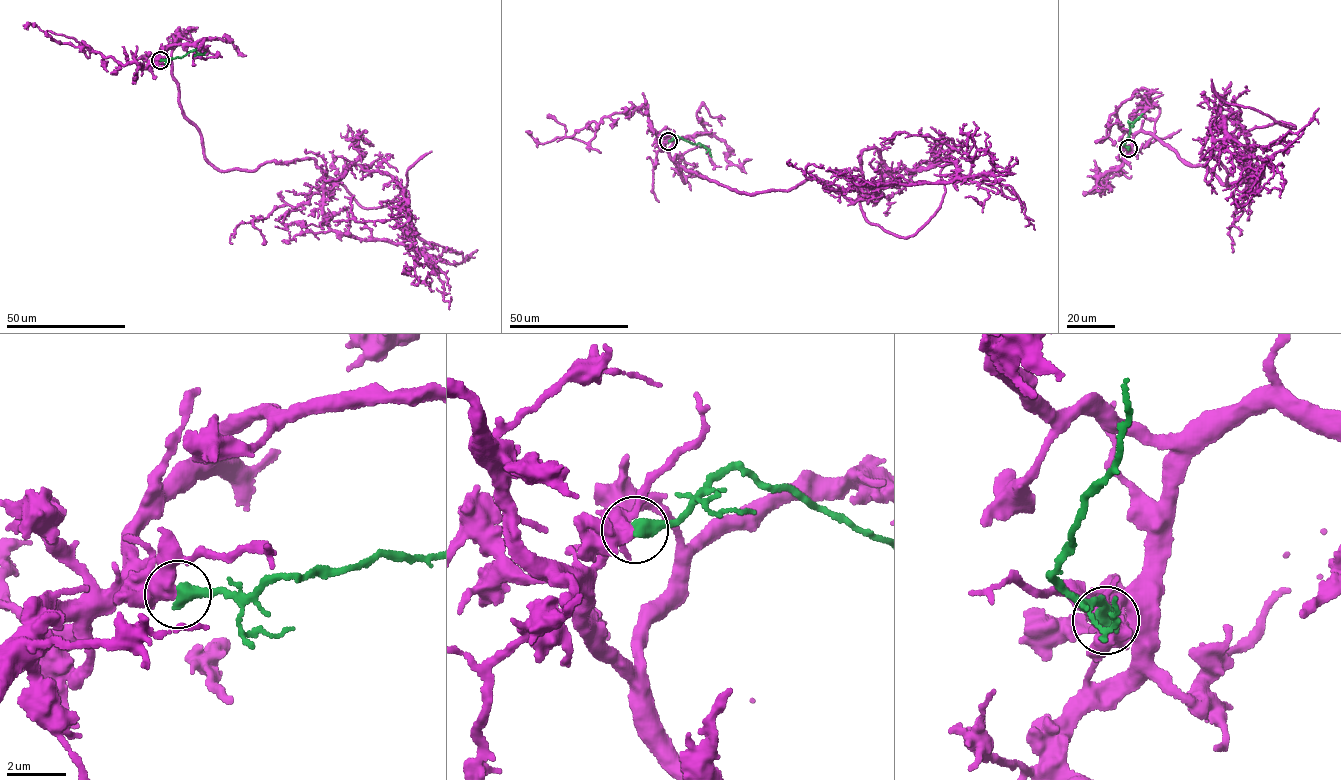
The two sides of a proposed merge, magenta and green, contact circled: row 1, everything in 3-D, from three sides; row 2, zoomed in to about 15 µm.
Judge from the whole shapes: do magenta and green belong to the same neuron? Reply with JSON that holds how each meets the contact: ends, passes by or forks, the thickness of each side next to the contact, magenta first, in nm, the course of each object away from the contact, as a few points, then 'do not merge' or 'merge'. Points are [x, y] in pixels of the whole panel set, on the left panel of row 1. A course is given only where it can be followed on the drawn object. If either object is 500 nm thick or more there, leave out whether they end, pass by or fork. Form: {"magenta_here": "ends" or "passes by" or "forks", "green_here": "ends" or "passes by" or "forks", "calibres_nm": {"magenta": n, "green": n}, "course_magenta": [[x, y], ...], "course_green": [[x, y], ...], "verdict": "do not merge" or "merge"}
{"magenta_here": "passes by", "green_here": "ends", "calibres_nm": {"magenta": 440, "green": 480}, "course_magenta": [[160, 60], [214, 167], [385, 172], [413, 233], [465, 259], [477, 250]], "course_green": [[160, 60], [182, 57], [195, 50], [201, 54], [205, 52]], "verdict": "do not merge"}

